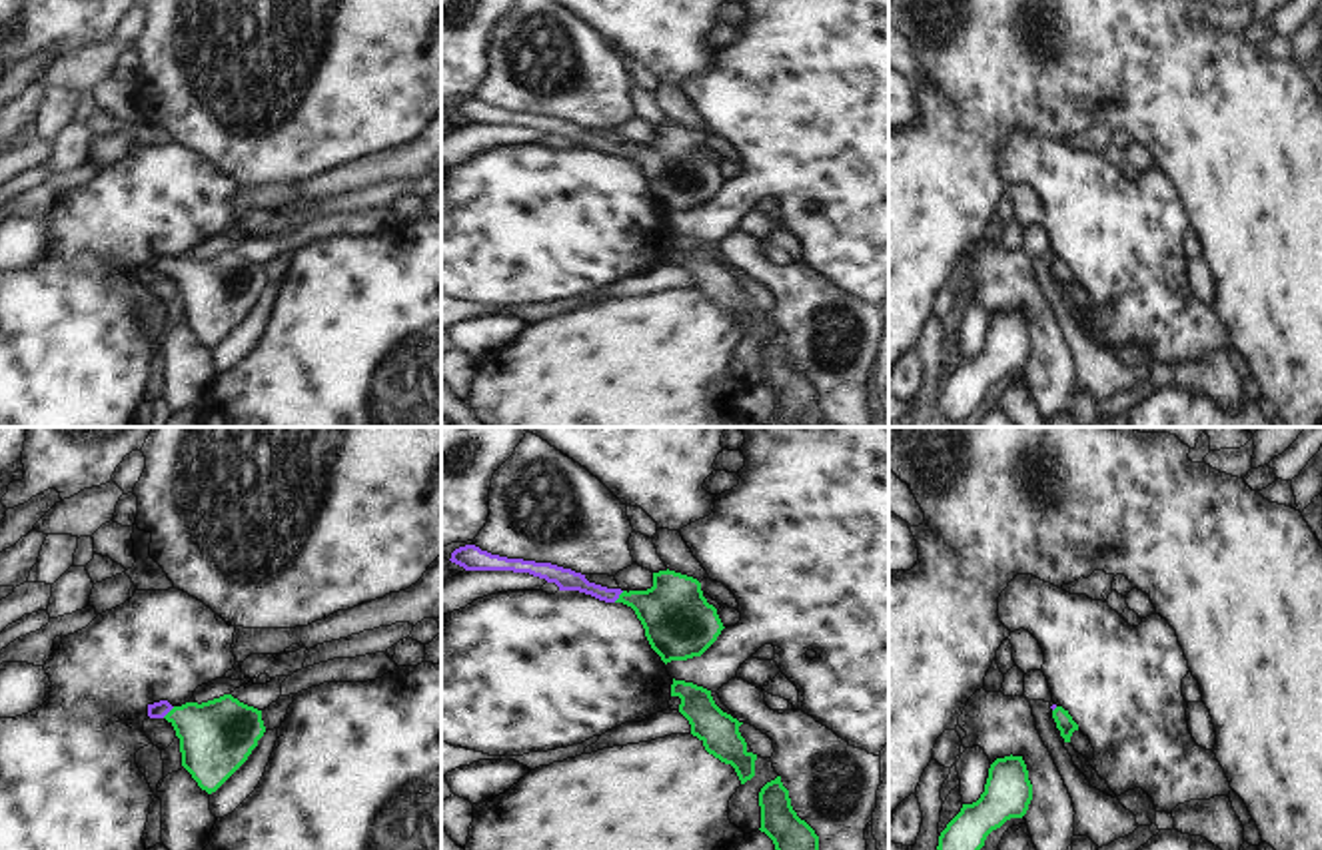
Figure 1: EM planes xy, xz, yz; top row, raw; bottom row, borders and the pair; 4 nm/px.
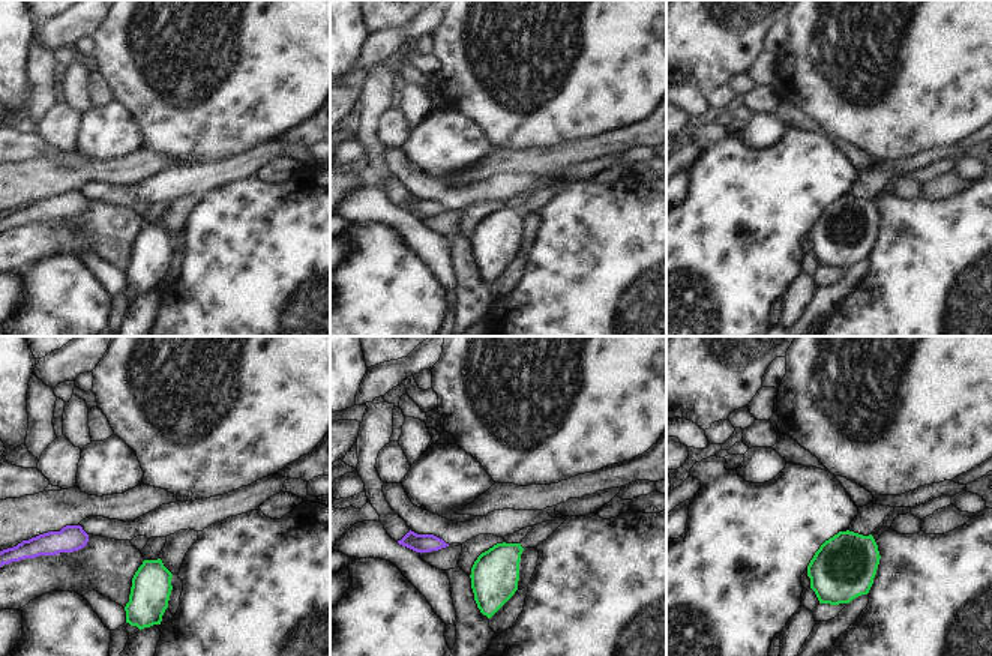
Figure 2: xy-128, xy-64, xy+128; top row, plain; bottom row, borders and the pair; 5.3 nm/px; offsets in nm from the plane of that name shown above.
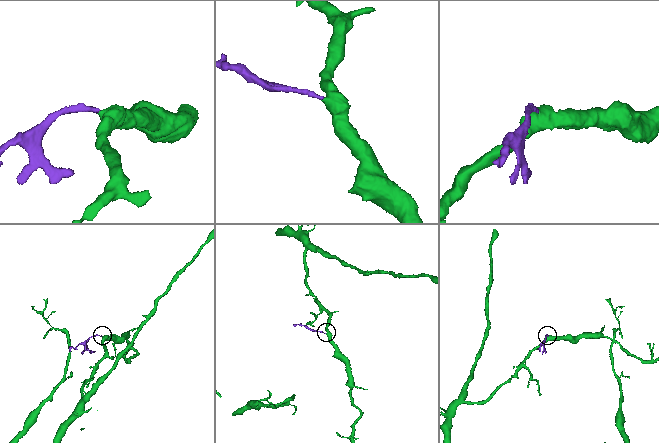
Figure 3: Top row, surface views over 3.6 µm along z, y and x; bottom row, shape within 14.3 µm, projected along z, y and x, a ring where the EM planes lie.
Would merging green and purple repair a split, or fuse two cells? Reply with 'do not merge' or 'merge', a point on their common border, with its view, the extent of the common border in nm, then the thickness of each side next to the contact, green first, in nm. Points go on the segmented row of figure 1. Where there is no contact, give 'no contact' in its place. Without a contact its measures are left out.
merge; meets green in xy at (170, 711); contact 70 nm long; 300 nm thick on the green side, 70 nm on the other

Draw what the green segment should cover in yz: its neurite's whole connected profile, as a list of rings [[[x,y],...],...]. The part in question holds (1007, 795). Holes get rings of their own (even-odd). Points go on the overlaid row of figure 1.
[[[1022,756],[996,758],[989,768],[985,792],[939,836],[937,850],[981,850],[987,836],[1010,818],[1022,818],[1032,800],[1032,784]]]

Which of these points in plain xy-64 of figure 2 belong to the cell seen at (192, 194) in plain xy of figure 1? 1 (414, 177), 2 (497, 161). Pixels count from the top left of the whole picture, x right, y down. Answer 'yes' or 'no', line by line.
1: no
2: no

